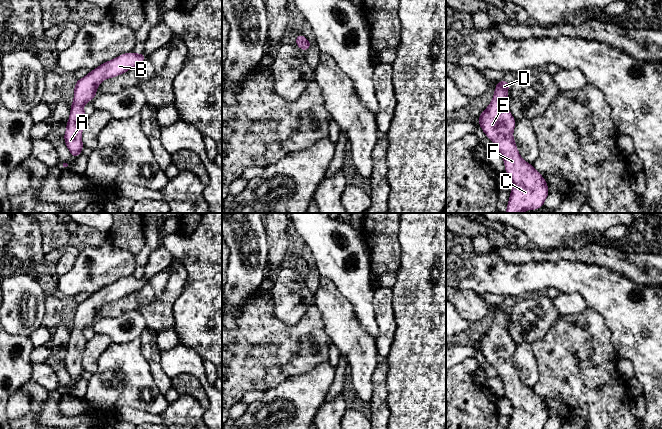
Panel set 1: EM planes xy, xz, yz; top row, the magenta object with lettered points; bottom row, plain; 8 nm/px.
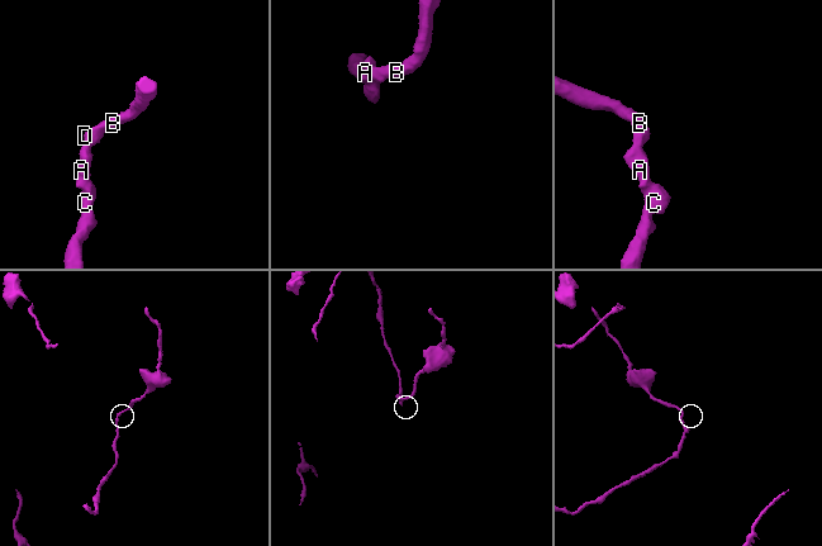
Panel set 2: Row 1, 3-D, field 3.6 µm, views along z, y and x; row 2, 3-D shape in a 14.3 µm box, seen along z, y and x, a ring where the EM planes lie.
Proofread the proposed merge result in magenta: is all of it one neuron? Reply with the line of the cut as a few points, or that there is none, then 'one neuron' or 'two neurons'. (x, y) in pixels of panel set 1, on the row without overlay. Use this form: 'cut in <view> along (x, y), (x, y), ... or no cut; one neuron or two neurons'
no cut; one neuron

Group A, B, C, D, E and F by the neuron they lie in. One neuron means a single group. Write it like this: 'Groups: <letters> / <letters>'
Groups: A B C D E F

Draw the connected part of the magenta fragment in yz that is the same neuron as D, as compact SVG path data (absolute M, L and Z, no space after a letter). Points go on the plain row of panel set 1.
M509 303L496 306L493 324L480 338L478 348L485 359L497 370L504 384L505 397L513 404L513 412L507 429L543 429L549 418L548 409L543 400L533 391L533 388L525 386L518 376L517 369L513 363L516 344L506 329L508 314Z

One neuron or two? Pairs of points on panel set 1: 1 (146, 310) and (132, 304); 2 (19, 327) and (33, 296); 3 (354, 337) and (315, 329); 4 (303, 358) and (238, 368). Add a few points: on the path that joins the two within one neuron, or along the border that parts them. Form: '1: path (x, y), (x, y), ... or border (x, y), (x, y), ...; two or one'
1: border (160, 294), (151, 302), (143, 304), (137, 309); two
2: path (20, 319), (25, 304); one
3: border (318, 308), (324, 331), (332, 342); two
4: path (287, 358), (254, 358); one

